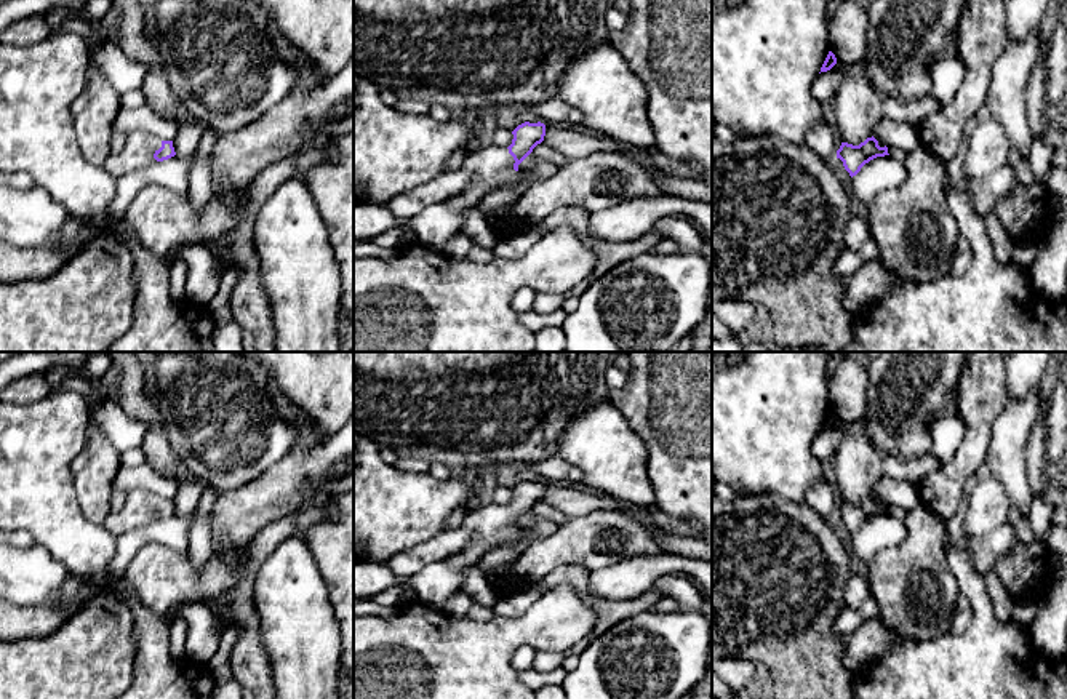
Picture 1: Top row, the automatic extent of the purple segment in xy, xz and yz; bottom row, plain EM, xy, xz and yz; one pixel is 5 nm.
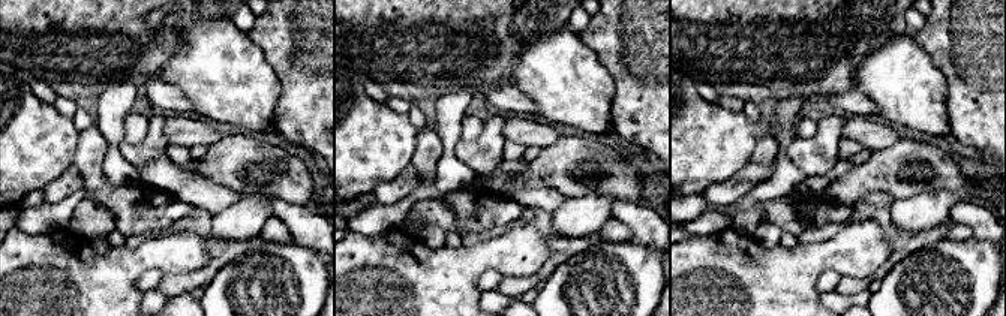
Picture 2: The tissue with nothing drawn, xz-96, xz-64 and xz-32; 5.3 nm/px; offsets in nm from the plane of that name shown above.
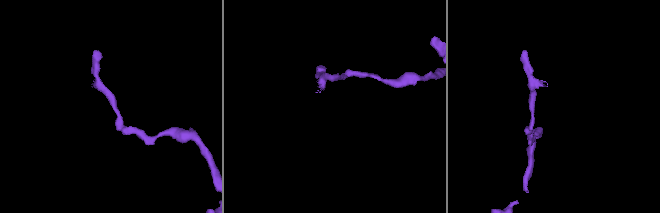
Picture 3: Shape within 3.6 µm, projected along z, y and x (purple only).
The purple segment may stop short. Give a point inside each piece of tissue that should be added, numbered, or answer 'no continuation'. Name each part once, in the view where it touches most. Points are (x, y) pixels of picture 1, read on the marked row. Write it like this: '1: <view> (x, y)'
1: xz (493, 165)

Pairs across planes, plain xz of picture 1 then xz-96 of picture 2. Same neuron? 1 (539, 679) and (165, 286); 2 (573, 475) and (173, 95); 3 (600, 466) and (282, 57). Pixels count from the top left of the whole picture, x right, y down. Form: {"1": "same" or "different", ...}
{"1": "different", "2": "same", "3": "different"}

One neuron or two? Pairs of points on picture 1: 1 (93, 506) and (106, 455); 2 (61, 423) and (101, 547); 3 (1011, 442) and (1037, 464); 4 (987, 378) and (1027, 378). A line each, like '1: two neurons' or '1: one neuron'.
1: one neuron
2: one neuron
3: two neurons
4: two neurons

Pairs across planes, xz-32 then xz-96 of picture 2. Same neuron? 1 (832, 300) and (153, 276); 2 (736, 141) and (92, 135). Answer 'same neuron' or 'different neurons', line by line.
1: same neuron
2: different neurons

